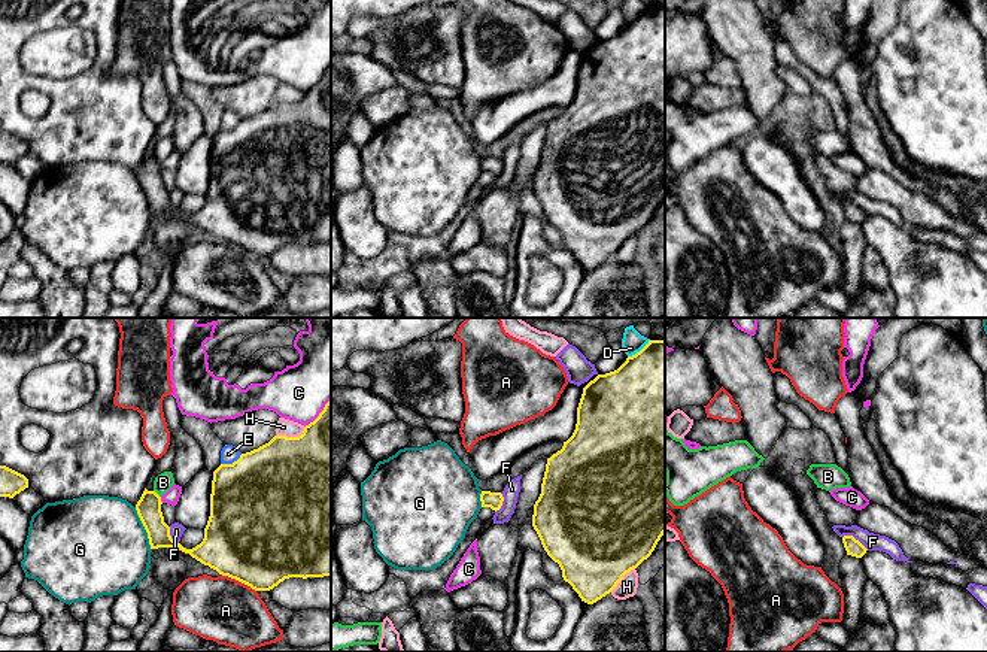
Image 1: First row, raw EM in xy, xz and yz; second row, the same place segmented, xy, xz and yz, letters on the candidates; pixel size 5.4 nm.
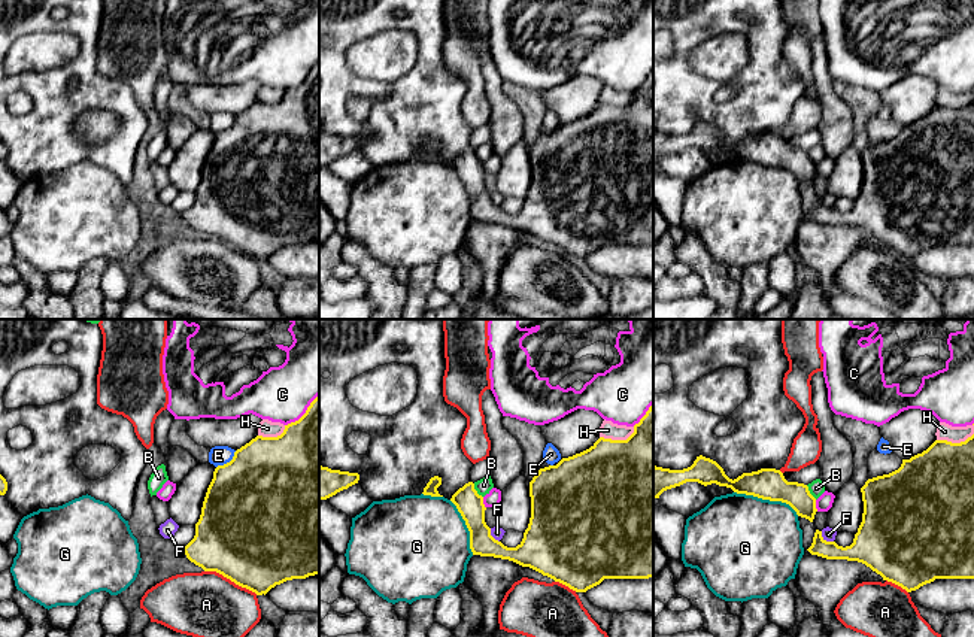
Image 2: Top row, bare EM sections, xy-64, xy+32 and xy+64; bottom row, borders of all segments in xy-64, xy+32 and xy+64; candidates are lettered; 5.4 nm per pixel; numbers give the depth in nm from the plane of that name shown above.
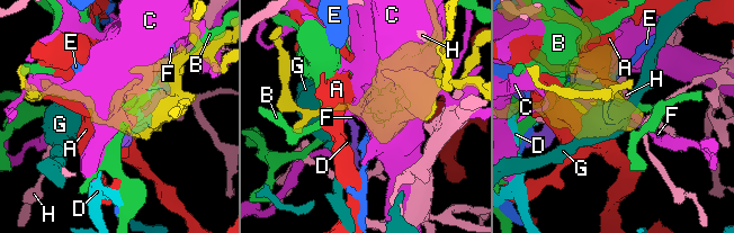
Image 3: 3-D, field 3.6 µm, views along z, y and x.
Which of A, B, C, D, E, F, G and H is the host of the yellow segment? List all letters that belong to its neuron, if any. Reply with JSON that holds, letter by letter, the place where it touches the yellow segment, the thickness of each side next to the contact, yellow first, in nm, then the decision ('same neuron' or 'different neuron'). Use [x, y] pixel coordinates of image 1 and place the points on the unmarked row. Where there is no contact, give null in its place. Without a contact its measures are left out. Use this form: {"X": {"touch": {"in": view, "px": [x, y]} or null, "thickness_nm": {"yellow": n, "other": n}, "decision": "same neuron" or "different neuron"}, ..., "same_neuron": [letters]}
{"A": {"touch": {"in": "xy", "px": [239, 246]}, "thickness_nm": {"yellow": 500, "other": 360}, "decision": "different neuron"}, "B": {"touch": {"in": "xy", "px": [157, 160]}, "thickness_nm": {"yellow": 130, "other": 100}, "decision": "different neuron"}, "C": {"touch": {"in": "xy", "px": [319, 79]}, "thickness_nm": {"yellow": 400, "other": 340}, "decision": "different neuron"}, "D": {"touch": {"in": "xz", "px": [640, 17]}, "thickness_nm": {"yellow": 500, "other": 110}, "decision": "different neuron"}, "E": {"touch": {"in": "xy", "px": [233, 129]}, "thickness_nm": {"yellow": 500, "other": 90}, "decision": "different neuron"}, "F": {"touch": {"in": "yz", "px": [855, 205]}, "thickness_nm": {"yellow": 90, "other": 100}, "decision": "different neuron"}, "G": {"touch": {"in": "xy", "px": [145, 194]}, "thickness_nm": {"yellow": 130, "other": 500}, "decision": "different neuron"}, "H": {"touch": {"in": "xy", "px": [291, 103]}, "thickness_nm": {"yellow": 500, "other": 90}, "decision": "different neuron"}, "same_neuron": []}

